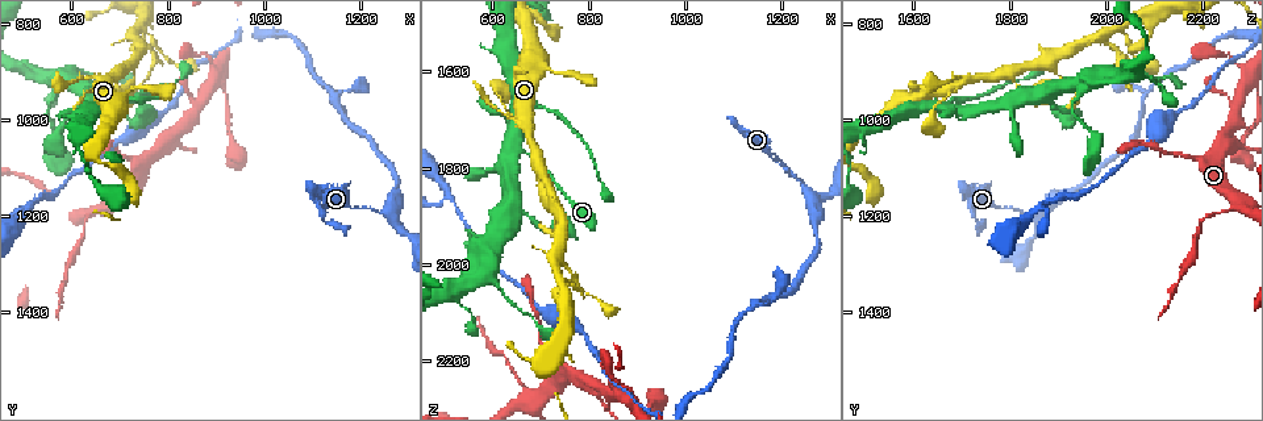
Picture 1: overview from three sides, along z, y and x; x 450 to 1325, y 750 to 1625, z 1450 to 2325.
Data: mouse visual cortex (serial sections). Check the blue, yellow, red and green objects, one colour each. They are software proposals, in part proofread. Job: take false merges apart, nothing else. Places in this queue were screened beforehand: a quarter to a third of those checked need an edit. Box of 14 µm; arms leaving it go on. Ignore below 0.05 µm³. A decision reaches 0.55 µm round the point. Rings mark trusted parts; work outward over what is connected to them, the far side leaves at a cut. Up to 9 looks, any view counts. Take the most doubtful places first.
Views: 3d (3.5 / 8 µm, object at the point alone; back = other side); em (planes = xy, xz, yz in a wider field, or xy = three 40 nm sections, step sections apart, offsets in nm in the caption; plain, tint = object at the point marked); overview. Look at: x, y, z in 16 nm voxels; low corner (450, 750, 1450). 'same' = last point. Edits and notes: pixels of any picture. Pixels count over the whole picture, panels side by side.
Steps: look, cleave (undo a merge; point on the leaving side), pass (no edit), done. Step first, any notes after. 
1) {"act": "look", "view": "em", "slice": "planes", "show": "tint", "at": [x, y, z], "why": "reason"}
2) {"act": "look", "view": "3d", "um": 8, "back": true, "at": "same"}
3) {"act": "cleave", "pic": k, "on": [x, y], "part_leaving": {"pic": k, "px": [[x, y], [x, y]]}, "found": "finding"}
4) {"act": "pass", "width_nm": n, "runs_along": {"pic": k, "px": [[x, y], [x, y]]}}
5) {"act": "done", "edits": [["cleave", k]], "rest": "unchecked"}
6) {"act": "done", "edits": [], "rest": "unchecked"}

{"act": "look", "view": "3d", "um": 3.5, "at": [710, 1075, 2170], "why": "sudden change in width"}

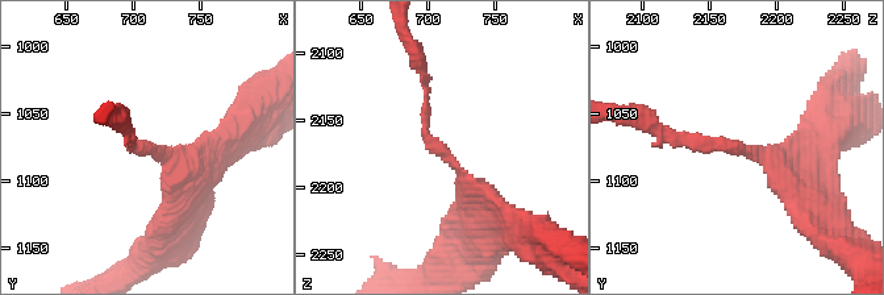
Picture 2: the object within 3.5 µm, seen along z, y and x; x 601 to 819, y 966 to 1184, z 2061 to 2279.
{"act": "look", "view": "em", "slice": "planes", "show": "tint", "at": [712, 1078, 2174], "arm_widths_nm": [100, 300]}

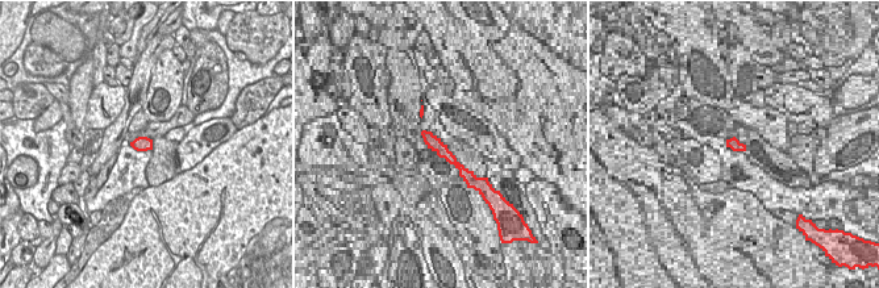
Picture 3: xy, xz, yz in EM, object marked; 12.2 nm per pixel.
{"act": "pass", "runs_along": {"pic": 2, "px": [[809, 200], [755, 152], [667, 140]]}, "found": "one cell here"}

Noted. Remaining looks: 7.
{"act": "look", "view": "3d", "um": 3.5, "at": [1150, 955, 2080], "why": "sudden change in width"}

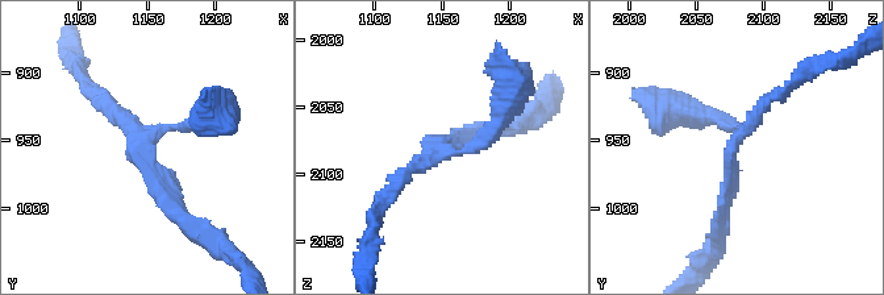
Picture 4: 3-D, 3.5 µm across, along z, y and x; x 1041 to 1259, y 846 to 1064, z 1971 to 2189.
{"act": "pass", "arms": 3, "arm_widths_nm": [150, 150, 200], "runs_along": {"pic": 4, "px": [[180, 216], [144, 136], [95, 91]]}, "found": "one cell here"}

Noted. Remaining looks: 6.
{"act": "look", "view": "3d", "um": 3.5, "at": [730, 830, 1975], "why": "side arm on a straight run"}

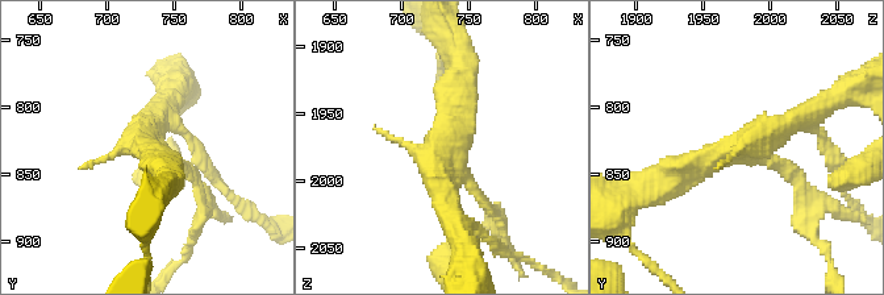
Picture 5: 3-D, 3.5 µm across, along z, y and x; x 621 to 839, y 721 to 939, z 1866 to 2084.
{"act": "look", "view": "em", "slice": "xy", "step": 3, "show": "tint", "at": [736, 834, 1984]}

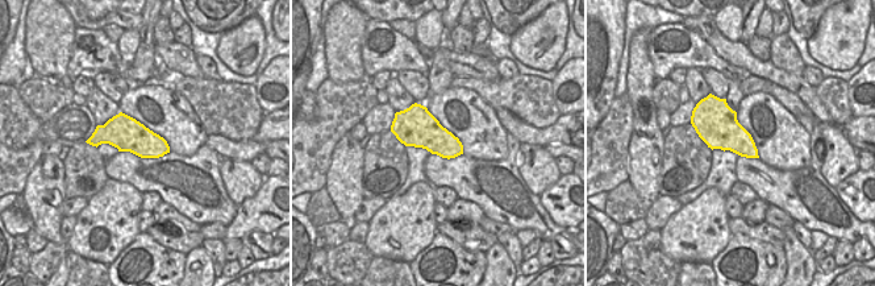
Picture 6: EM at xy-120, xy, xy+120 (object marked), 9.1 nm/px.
{"act": "cleave", "pic": 5, "on": [796, 181], "part_leaving": {"pic": 5, "px": [[755, 154], [799, 179], [816, 240]]}, "found": "a second cell is stuck on"}

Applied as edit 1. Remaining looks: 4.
{"act": "look", "view": "overview", "why": "redraw"}

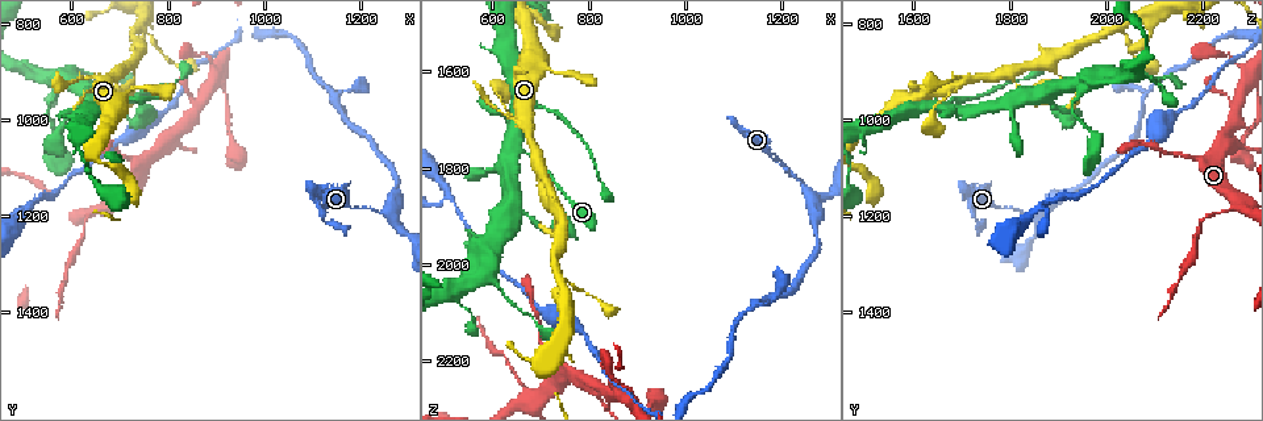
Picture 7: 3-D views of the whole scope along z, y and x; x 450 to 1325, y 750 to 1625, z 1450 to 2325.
{"act": "look", "view": "3d", "um": 3.5, "at": [625, 995, 1695], "why": "narrows sharply"}

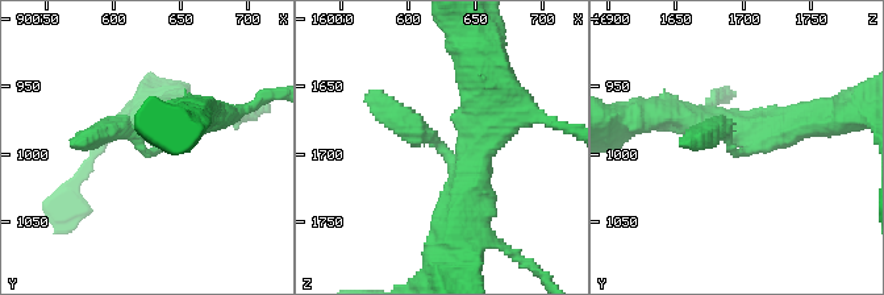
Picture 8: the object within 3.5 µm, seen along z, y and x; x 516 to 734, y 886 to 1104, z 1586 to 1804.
{"act": "look", "view": "em", "slice": "planes", "show": "tint", "at": [624, 1000, 1696], "why": "now the EM"}

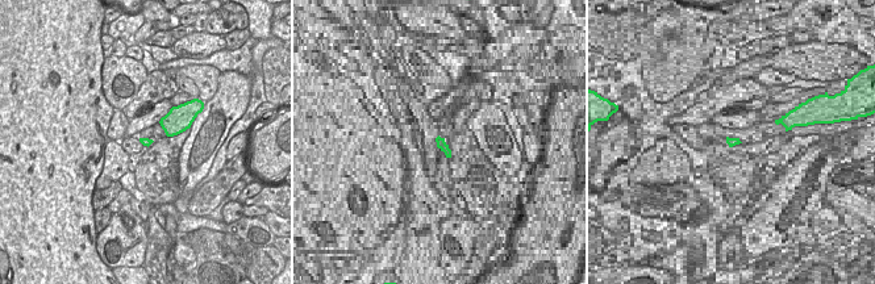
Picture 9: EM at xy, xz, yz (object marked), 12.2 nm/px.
{"act": "pass", "runs_along": {"pic": 8, "px": [[466, 212], [471, 169], [378, 106]]}, "found": "continuous, no second cell"}

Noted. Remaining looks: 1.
{"act": "done", "edits": [["cleave", 5]], "rest": "unchecked"}

